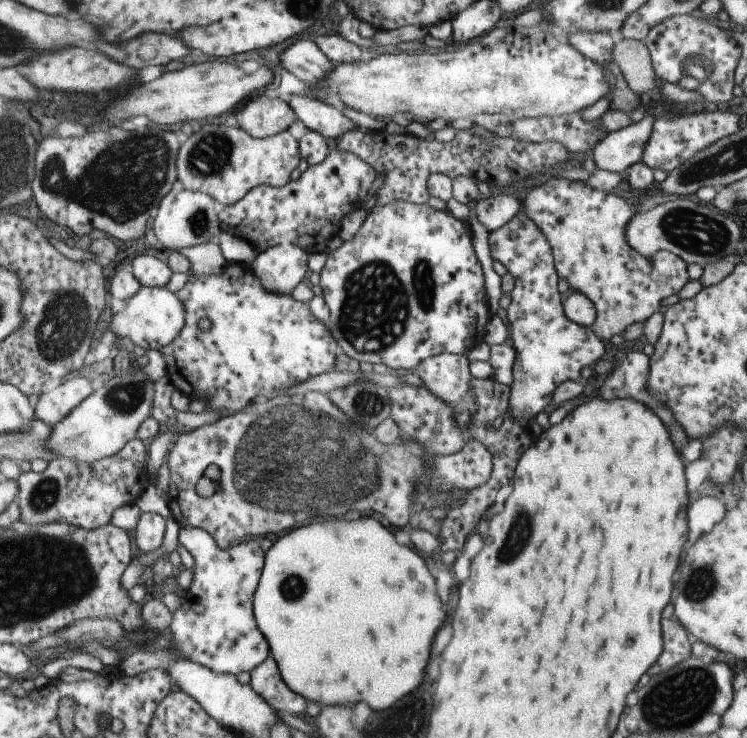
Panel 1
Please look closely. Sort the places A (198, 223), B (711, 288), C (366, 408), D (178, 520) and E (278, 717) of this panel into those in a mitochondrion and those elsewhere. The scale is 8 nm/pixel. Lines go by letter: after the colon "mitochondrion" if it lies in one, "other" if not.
A: mitochondrion
B: other
C: mitochondrion
D: other
E: other

